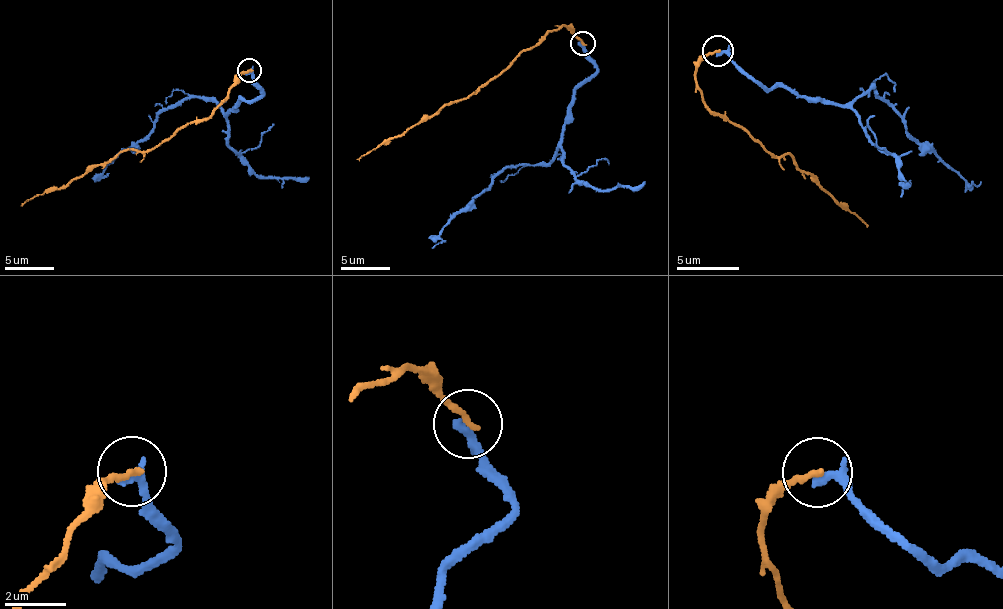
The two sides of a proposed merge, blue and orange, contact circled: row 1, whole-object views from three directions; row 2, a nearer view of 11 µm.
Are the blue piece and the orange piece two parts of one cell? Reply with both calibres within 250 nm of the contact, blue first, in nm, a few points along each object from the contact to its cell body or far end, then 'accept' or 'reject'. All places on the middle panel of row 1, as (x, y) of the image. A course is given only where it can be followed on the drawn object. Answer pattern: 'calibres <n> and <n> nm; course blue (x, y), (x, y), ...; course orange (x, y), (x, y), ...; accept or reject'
calibres 380 and 240 nm; course blue (582, 44), (597, 70), (575, 90), (560, 148), (548, 163), (501, 170), (431, 247); course orange (582, 44), (567, 26), (550, 31), (465, 98), (451, 101), (405, 132), (390, 137), (356, 158); reject

